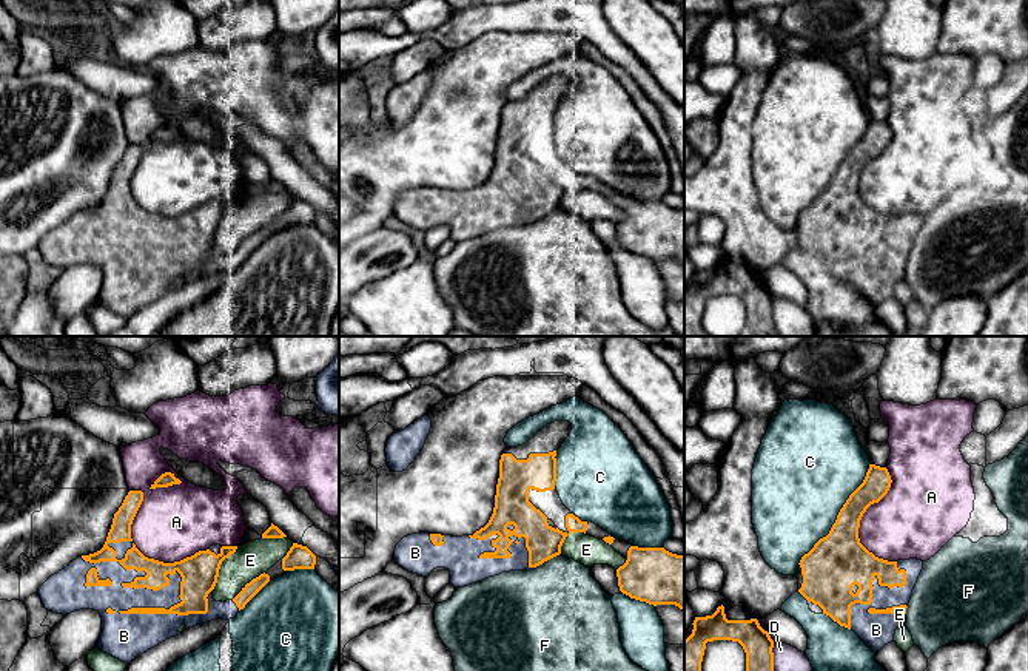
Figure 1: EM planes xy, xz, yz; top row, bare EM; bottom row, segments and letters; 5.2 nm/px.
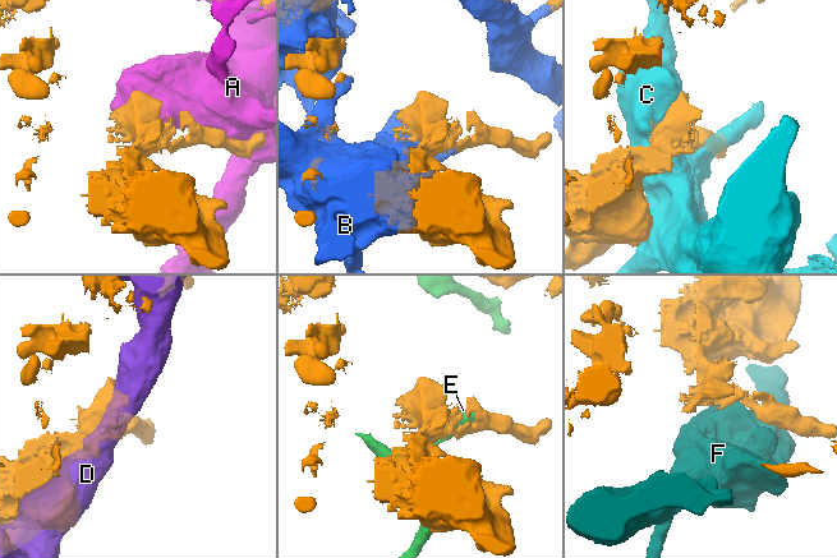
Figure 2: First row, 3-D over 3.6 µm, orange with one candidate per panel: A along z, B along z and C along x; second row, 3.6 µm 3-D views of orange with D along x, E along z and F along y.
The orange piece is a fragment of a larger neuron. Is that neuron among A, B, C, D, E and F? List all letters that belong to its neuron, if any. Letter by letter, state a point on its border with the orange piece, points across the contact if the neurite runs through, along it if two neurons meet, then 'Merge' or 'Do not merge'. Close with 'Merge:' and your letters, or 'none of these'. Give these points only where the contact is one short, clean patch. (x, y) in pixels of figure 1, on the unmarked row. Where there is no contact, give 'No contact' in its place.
A: Touches orange at xy (134, 201). Do not merge
B: Touches orange at xy (182, 233). Merge
C: Touches orange at yz (839, 168). Do not merge
D: Touches orange at yz (772, 316). Do not merge
E: Touches orange at xy (219, 222). Do not merge
F: Touches orange at xz (544, 215). Boundary: xz (560, 207), (529, 222). Do not merge
Merge: B

